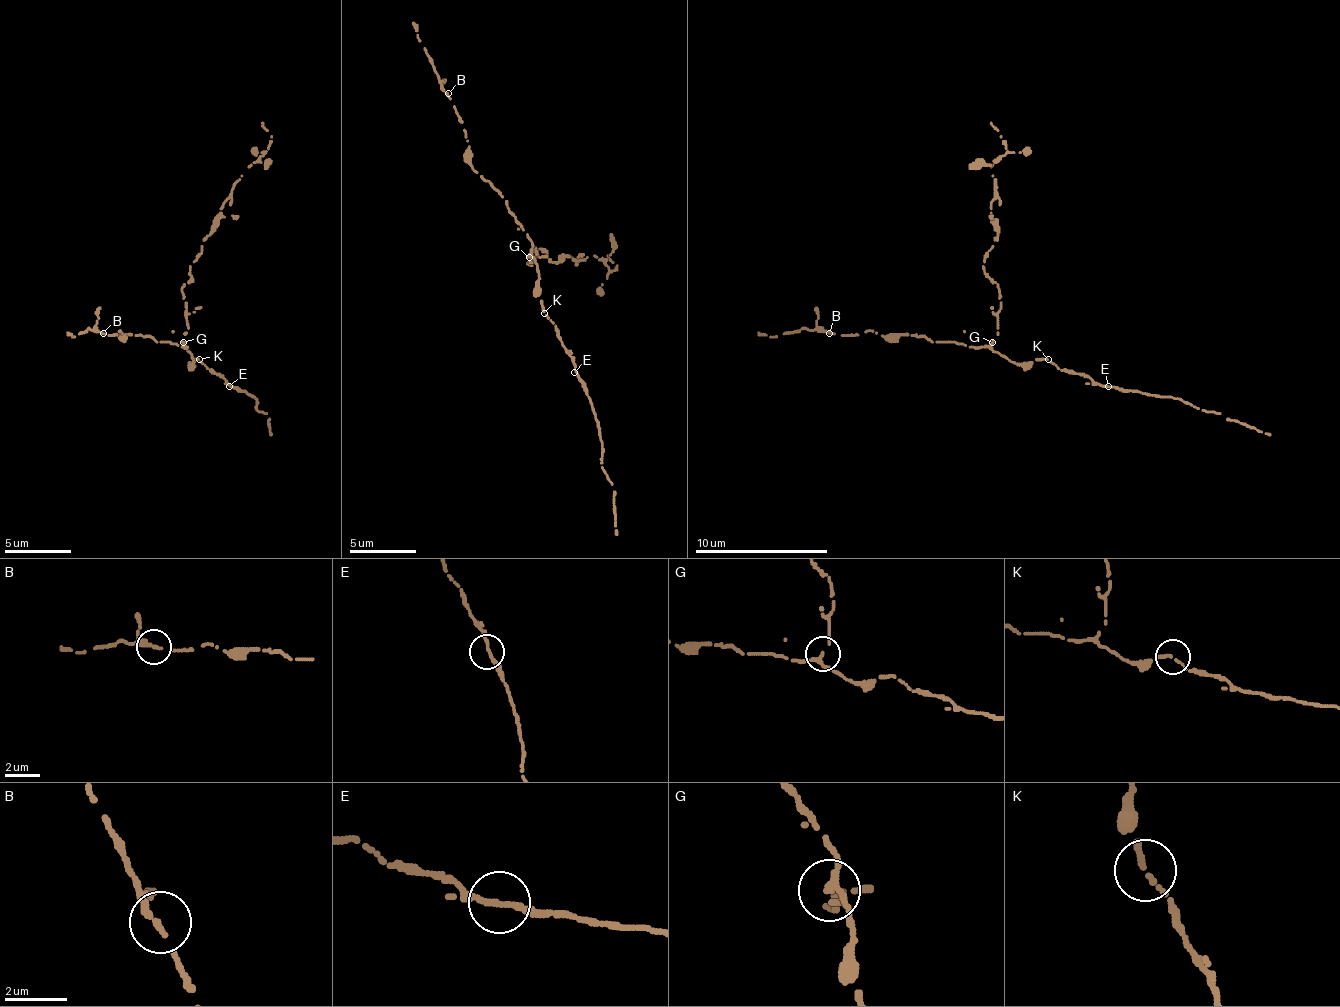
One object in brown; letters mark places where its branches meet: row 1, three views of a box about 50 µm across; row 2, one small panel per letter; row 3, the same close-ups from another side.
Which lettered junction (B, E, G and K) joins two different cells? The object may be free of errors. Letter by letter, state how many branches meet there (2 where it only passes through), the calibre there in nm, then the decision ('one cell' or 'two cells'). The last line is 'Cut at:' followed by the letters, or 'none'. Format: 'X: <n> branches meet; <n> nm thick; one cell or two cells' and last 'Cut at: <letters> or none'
B: 2 branches meet; 240 nm thick; one cell
E: 3 branches meet; 160 nm thick; one cell
G: 3 branches meet; 170 nm thick; two cells
K: 2 branches meet; 180 nm thick; one cell
Cut at: G

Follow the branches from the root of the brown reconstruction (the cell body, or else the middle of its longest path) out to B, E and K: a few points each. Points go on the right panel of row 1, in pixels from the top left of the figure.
B: (1008, 359), (985, 346), (932, 343), (925, 336), (882, 336), (872, 329), (859, 336), (829, 333)
E: (1008, 359), (1012, 362), (1048, 359), (1068, 372), (1081, 372), (1101, 386), (1108, 386)
K: (1008, 359), (1012, 362), (1048, 359)

